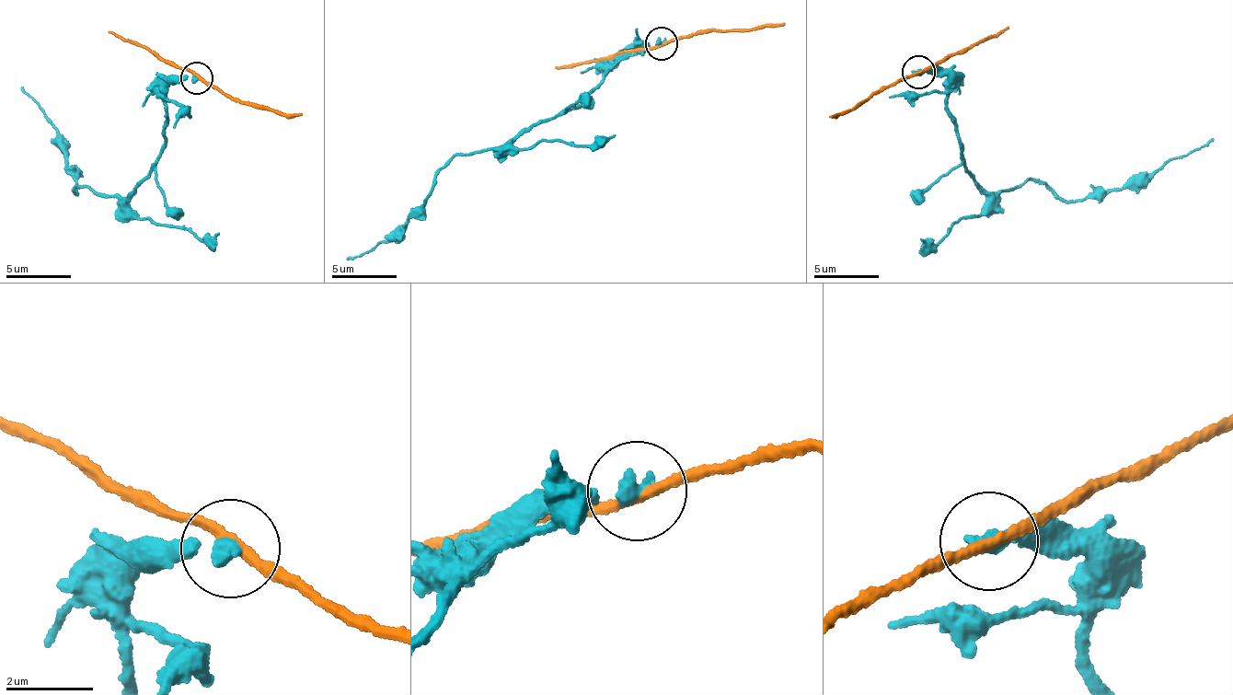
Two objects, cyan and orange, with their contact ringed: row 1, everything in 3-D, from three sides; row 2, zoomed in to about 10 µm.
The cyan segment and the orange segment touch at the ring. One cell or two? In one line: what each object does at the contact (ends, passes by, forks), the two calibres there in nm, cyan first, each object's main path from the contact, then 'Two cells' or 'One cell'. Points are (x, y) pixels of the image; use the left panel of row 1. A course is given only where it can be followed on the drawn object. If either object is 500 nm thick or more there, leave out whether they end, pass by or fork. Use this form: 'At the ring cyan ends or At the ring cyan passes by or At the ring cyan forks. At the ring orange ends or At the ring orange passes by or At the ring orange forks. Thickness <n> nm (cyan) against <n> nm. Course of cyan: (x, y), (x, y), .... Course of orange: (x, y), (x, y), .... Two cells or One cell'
At the ring cyan ends. At the ring orange passes by. Thickness 360 nm (cyan) against 240 nm. Course of cyan: (196, 78), (165, 85), (166, 145), (156, 169), (113, 198), (82, 185), (76, 191), (50, 123), (20, 86). Course of orange: (197, 77), (233, 98), (301, 116). Two cells

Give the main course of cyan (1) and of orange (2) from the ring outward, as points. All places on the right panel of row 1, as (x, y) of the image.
1: (917, 72), (947, 77), (961, 165), (974, 184), (1002, 192), (1029, 178), (1069, 201), (1141, 185), (1213, 136)
2: (921, 73), (879, 90), (846, 114), (828, 117)

